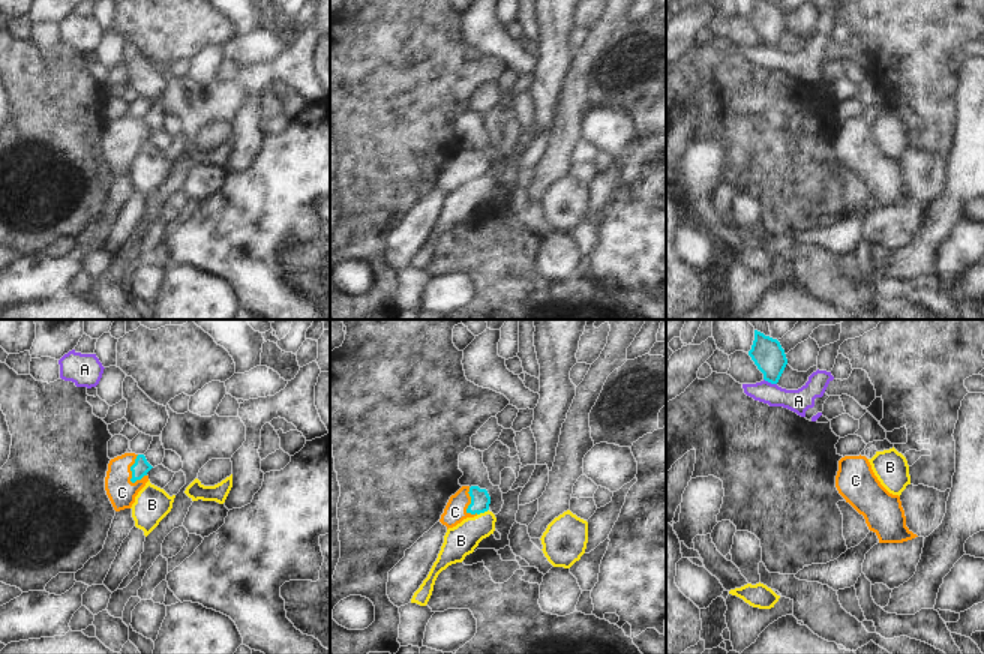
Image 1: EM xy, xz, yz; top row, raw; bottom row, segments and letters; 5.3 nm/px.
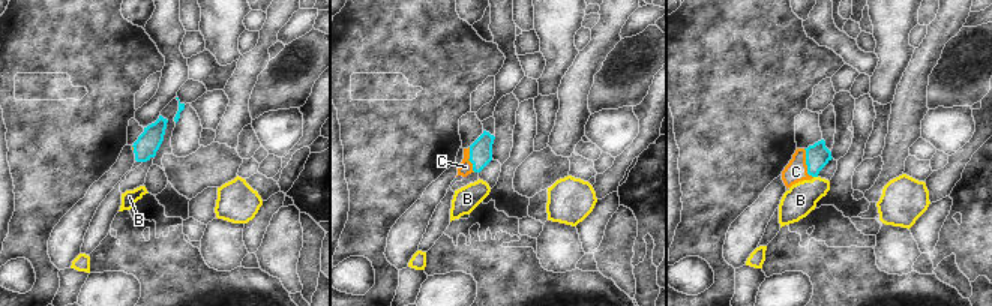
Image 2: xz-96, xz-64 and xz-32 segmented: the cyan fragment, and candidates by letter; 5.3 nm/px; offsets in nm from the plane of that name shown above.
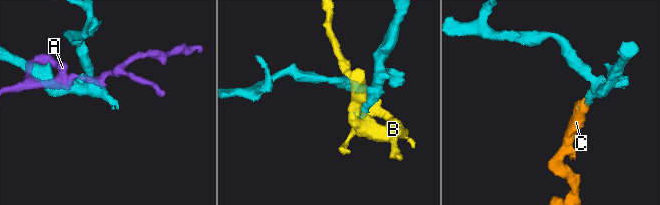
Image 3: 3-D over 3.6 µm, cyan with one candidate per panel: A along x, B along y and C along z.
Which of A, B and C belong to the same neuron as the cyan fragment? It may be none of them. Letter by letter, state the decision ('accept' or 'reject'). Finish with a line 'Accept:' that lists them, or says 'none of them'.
A: reject
B: reject
C: accept
Accept: C

